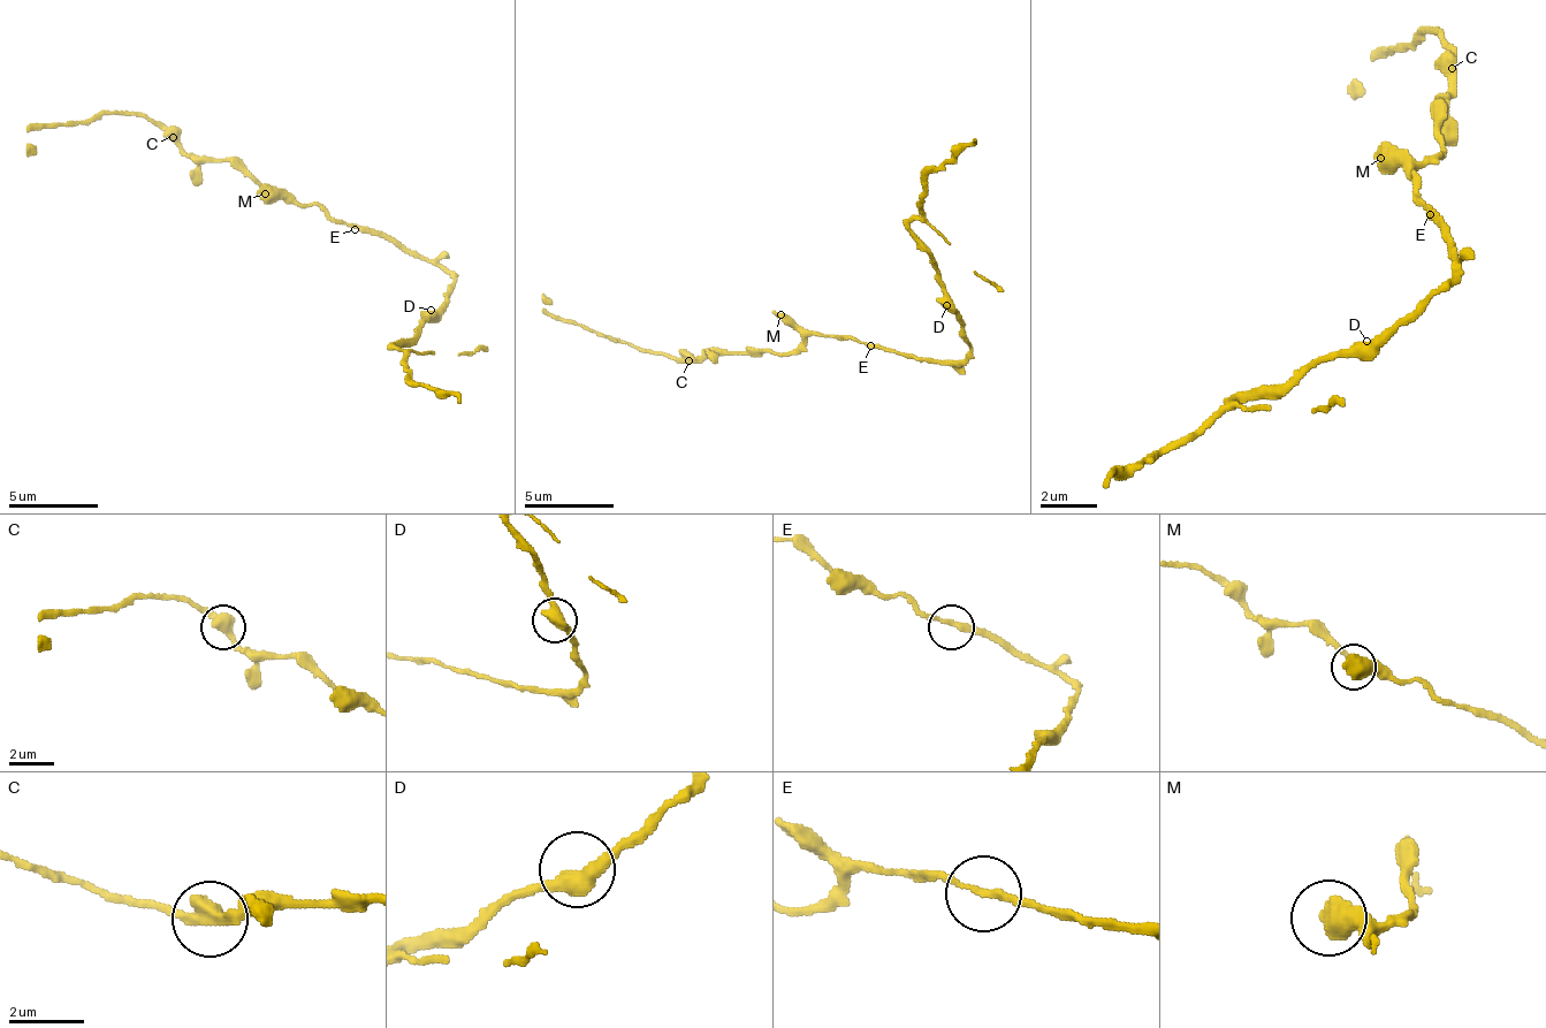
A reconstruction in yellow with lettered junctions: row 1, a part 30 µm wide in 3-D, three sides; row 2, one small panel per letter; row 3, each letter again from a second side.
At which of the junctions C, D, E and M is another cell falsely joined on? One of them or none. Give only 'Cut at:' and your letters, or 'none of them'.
Cut at: none of them

